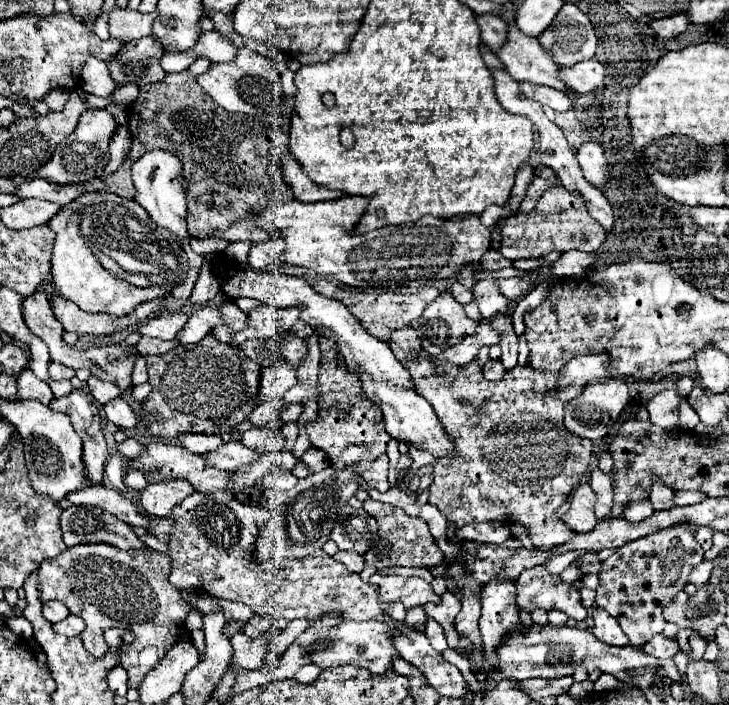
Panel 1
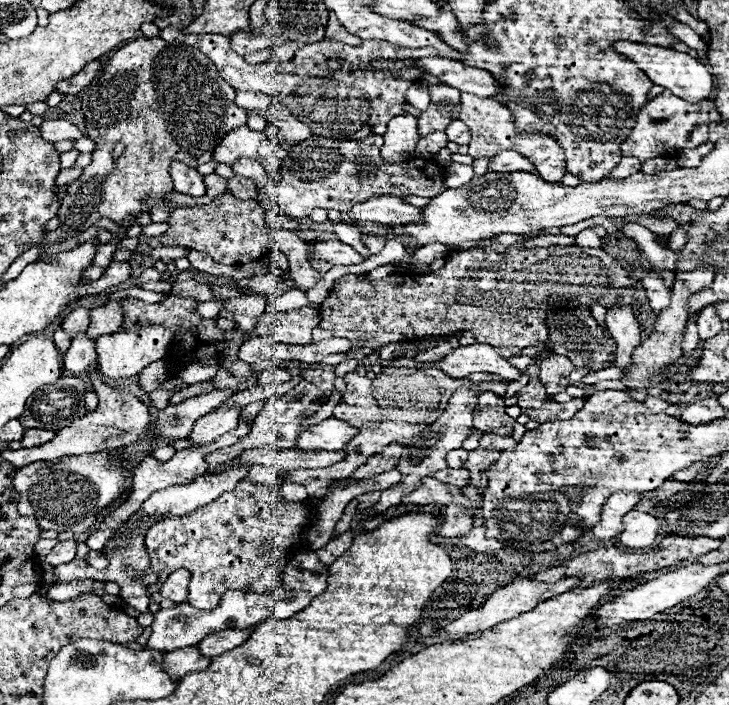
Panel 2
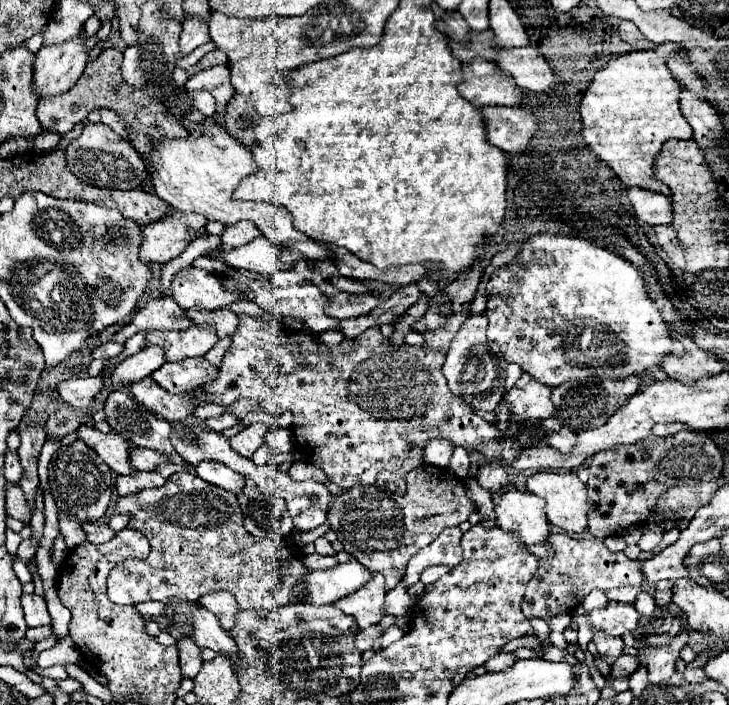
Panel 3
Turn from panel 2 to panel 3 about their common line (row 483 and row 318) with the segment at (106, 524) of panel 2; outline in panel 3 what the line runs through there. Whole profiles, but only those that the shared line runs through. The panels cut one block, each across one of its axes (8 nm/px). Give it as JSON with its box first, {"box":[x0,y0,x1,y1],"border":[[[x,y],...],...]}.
{"box":[114,296,190,342],"border":[[[164,296],[158,300],[150,300],[144,308],[136,310],[130,324],[126,324],[120,332],[114,334],[114,342],[126,342],[140,330],[186,330],[190,320],[182,316],[182,308],[174,302],[172,296]]]}

